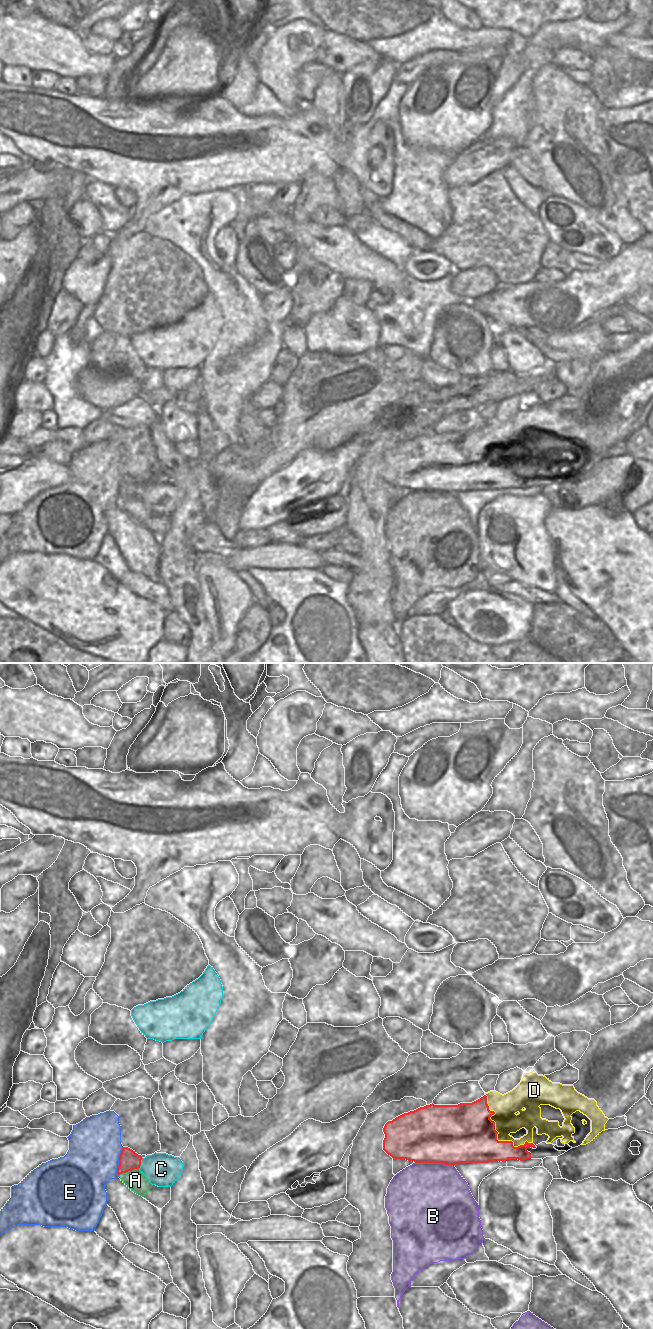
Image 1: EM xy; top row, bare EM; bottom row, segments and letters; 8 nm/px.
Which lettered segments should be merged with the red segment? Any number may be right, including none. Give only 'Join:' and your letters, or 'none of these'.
Join: D

